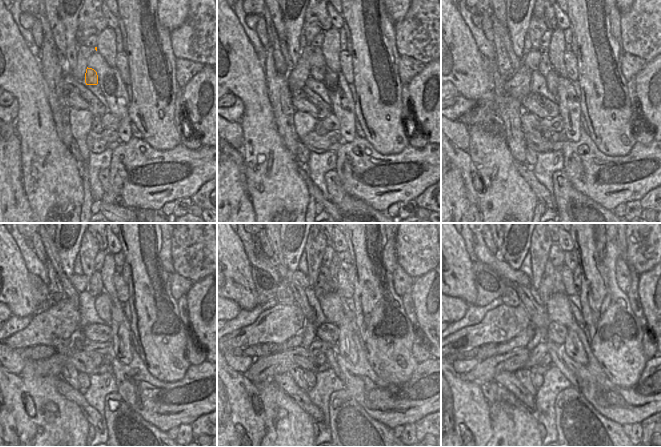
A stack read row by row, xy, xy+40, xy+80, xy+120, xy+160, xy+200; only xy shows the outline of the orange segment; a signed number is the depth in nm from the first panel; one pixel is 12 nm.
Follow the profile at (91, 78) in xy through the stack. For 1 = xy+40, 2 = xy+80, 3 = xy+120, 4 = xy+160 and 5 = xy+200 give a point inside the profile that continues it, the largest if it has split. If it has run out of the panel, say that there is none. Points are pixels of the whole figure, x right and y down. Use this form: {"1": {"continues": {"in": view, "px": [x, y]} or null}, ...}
{"1": {"continues": {"in": "xy+40", "px": [317, 72]}}, "2": {"continues": {"in": "xy+80", "px": [545, 67]}}, "3": {"continues": {"in": "xy+120", "px": [95, 288]}}, "4": {"continues": {"in": "xy+160", "px": [324, 270]}}, "5": {"continues": {"in": "xy+200", "px": [549, 268]}}}

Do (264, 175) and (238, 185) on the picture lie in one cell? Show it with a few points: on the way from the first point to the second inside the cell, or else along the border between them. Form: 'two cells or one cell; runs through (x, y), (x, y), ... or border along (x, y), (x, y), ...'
two cells; border along (243, 159), (246, 191), (252, 205)

